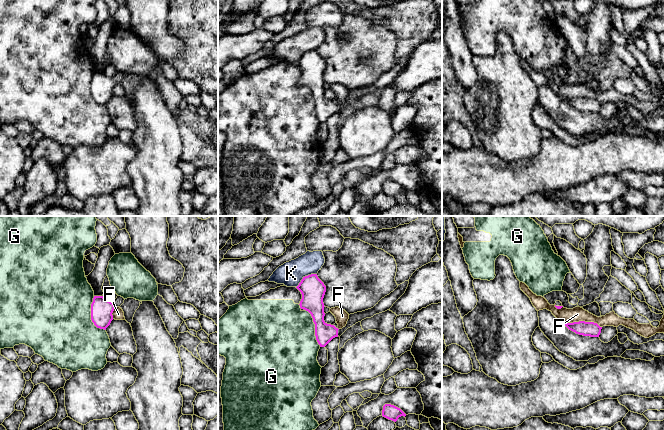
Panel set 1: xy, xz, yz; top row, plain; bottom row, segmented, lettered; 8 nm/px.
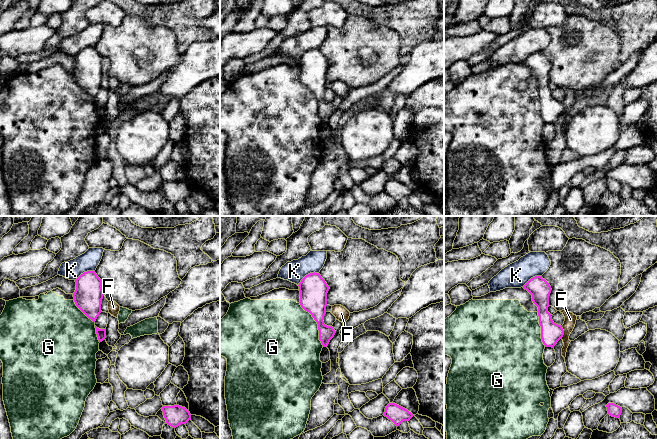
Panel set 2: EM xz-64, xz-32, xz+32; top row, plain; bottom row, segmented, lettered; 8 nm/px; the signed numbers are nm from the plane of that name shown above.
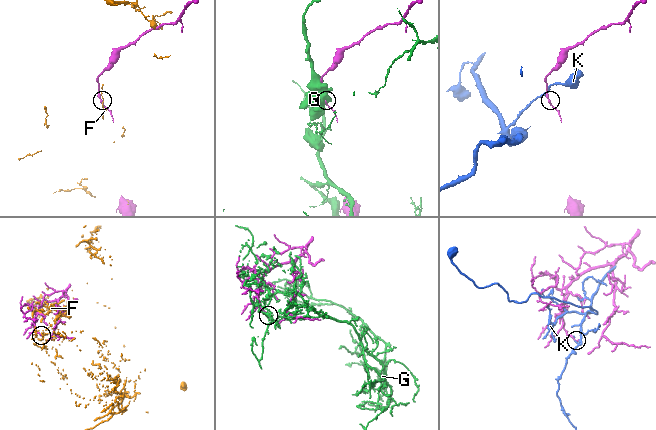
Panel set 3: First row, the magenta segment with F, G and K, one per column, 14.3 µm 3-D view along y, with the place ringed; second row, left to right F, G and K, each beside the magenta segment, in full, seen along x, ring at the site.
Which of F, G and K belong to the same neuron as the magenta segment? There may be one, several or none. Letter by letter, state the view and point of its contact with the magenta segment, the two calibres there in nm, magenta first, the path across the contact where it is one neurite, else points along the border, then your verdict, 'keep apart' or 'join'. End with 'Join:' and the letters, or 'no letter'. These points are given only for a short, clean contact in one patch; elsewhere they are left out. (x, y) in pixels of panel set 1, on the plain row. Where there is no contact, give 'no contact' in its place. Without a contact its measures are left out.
F: meets magenta in yz at (581, 97); 120 nm thick on the magenta side, 120 nm on the other; keep apart
G: meets magenta in xy at (91, 92); 180 nm thick on the magenta side, 500 nm on the other; keep apart
K: meets magenta in xz at (305, 52); 190 nm thick on the magenta side, 200 nm on the other; keep apart
Join: no letter

